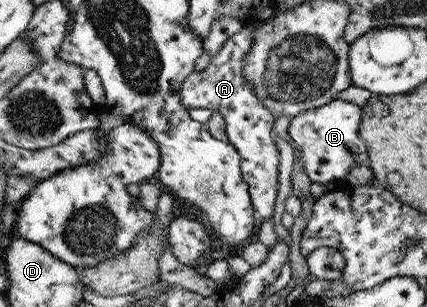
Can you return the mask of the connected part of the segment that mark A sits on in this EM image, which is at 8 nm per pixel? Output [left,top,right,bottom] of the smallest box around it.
[181,24,278,219]

